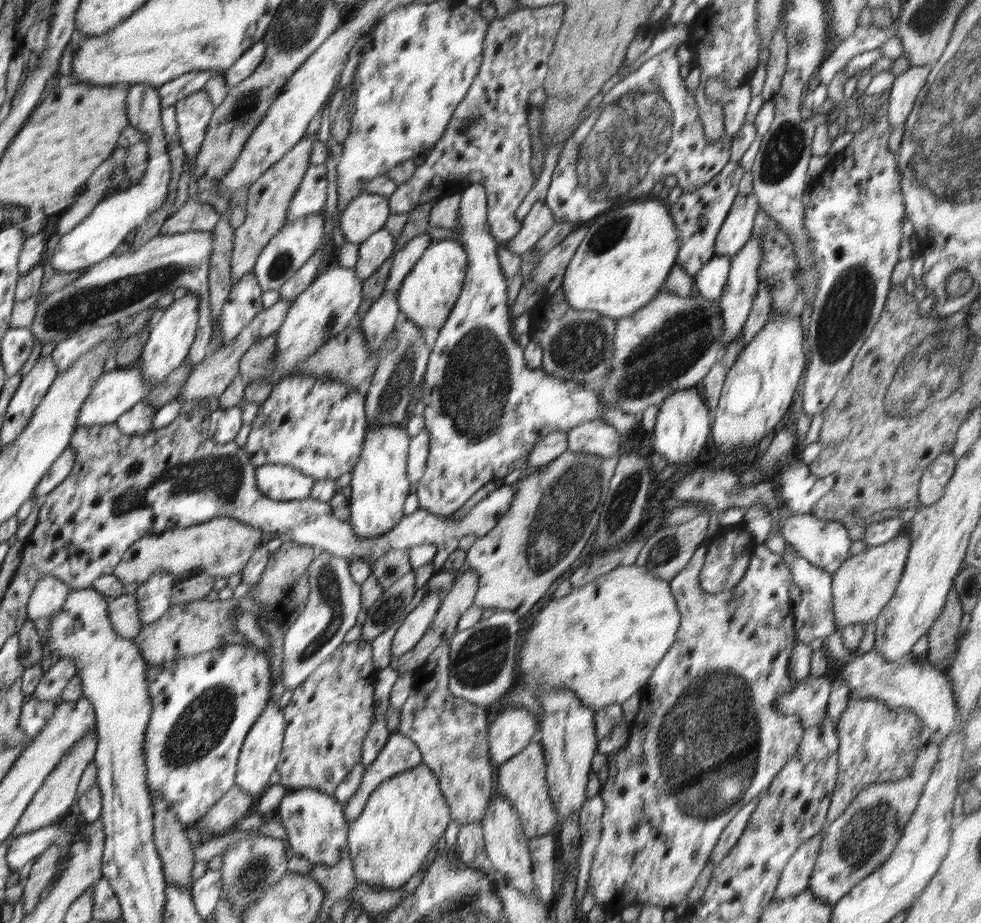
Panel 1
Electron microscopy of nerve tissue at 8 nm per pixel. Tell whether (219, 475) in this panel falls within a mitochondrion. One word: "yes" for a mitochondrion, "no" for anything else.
yes

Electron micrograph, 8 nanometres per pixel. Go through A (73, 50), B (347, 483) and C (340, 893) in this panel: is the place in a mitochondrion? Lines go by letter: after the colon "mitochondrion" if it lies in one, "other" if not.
A: other
B: other
C: other

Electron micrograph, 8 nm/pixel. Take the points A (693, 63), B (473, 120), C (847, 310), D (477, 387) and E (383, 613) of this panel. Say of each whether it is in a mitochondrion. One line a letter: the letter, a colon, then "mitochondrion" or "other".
A: other
B: mitochondrion
C: mitochondrion
D: mitochondrion
E: mitochondrion

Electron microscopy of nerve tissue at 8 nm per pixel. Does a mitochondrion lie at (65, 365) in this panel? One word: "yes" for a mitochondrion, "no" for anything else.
no

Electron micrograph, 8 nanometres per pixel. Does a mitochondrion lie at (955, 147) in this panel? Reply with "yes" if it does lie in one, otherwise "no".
yes

